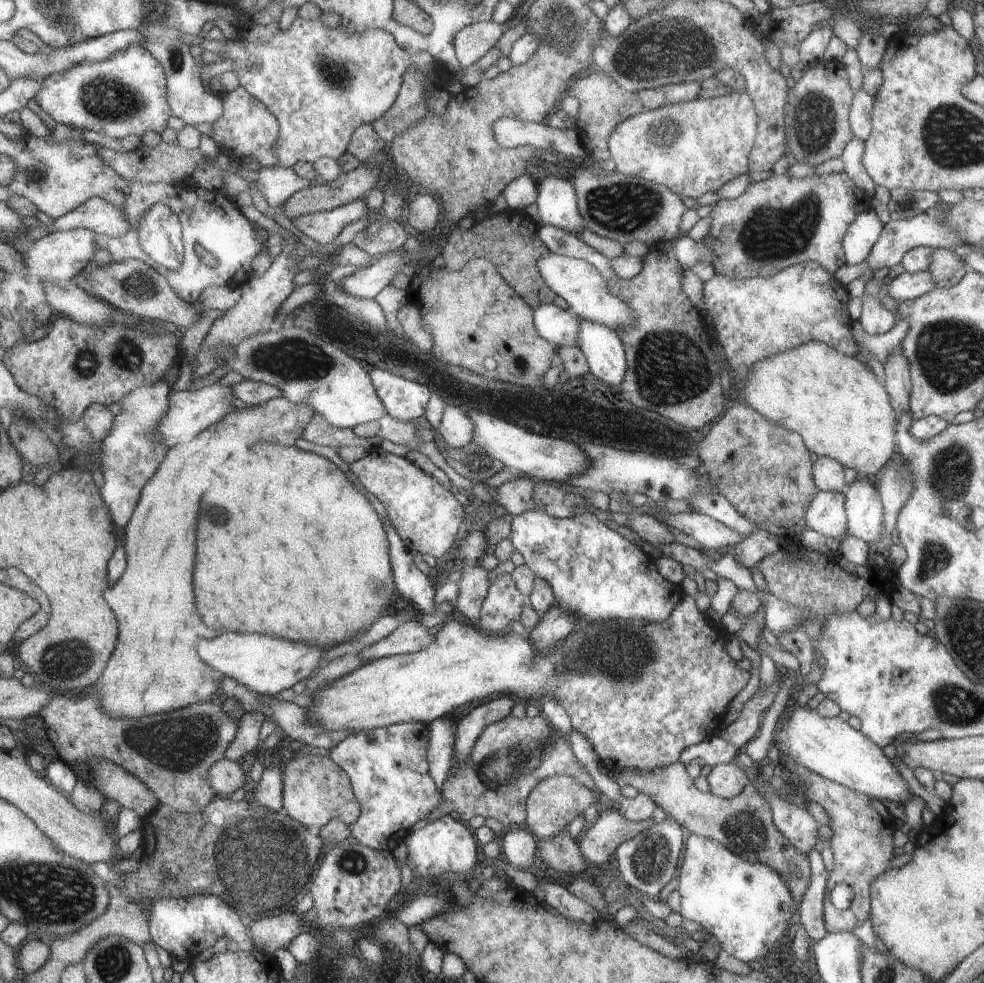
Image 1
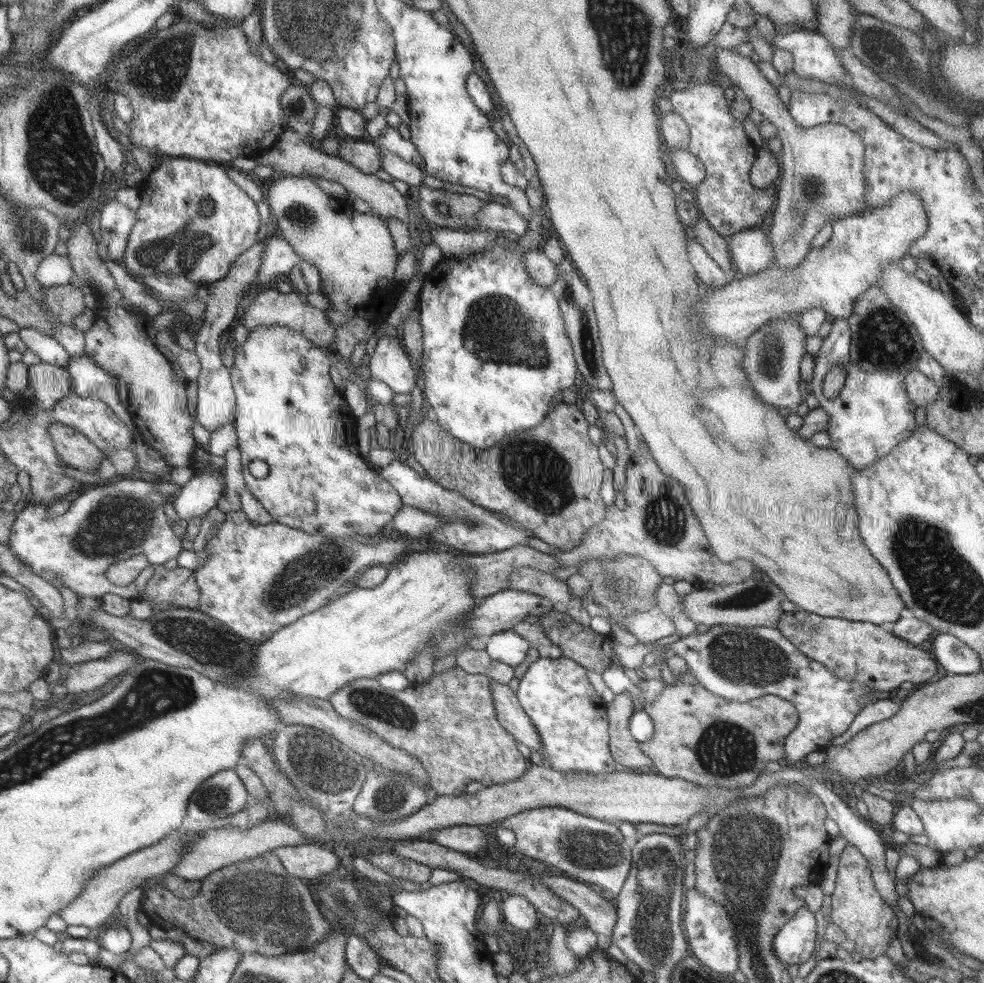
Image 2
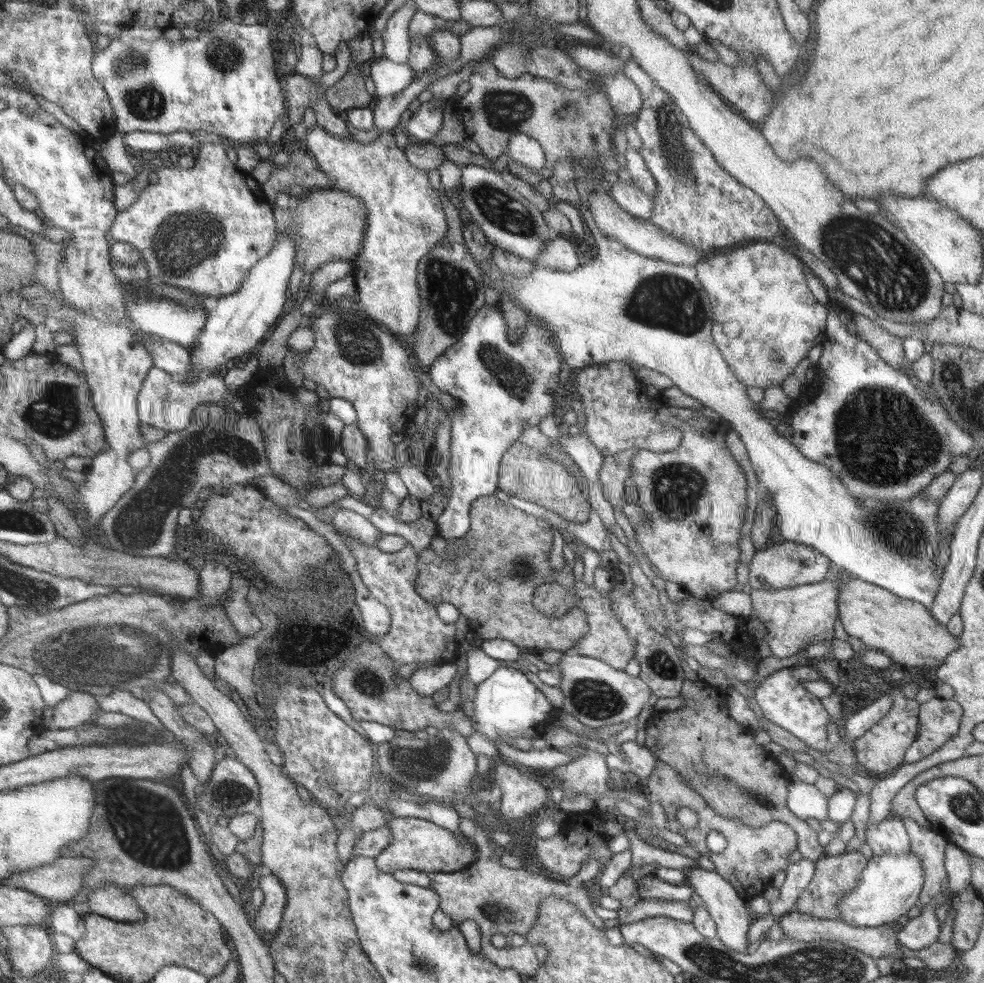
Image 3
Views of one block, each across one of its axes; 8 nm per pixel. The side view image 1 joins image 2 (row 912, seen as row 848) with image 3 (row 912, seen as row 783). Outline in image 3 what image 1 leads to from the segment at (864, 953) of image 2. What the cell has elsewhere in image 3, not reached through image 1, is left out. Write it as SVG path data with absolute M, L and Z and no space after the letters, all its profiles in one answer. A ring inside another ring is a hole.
M860 851L846 852L841 856L826 857L825 855L815 862L815 874L808 887L796 900L795 911L811 915L813 918L835 920L839 902L843 901L846 893L855 890L862 881L861 874L867 868L868 860Z

